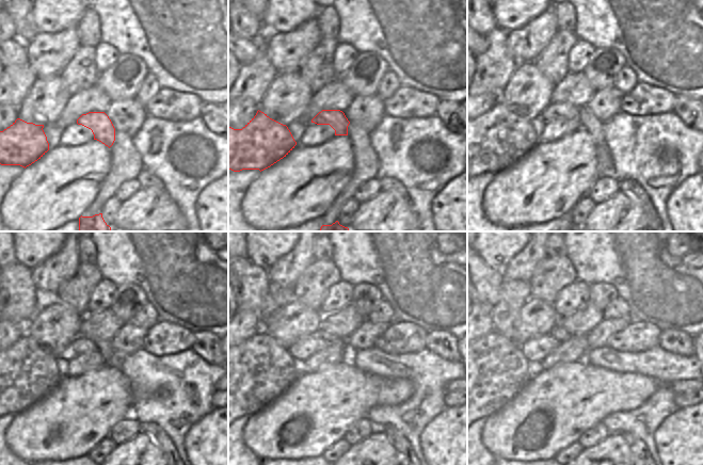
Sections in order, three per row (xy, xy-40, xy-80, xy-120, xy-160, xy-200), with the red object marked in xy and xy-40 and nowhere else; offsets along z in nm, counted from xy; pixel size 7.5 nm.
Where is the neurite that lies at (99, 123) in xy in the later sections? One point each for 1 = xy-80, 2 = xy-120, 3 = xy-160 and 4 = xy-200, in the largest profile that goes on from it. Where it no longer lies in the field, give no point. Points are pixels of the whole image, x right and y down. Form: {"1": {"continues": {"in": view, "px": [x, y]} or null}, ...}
{"1": {"continues": {"in": "xy-80", "px": [553, 111]}}, "2": {"continues": {"in": "xy-120", "px": [80, 346]}}, "3": {"continues": {"in": "xy-160", "px": [251, 375]}}, "4": {"continues": {"in": "xy-200", "px": [489, 372]}}}

